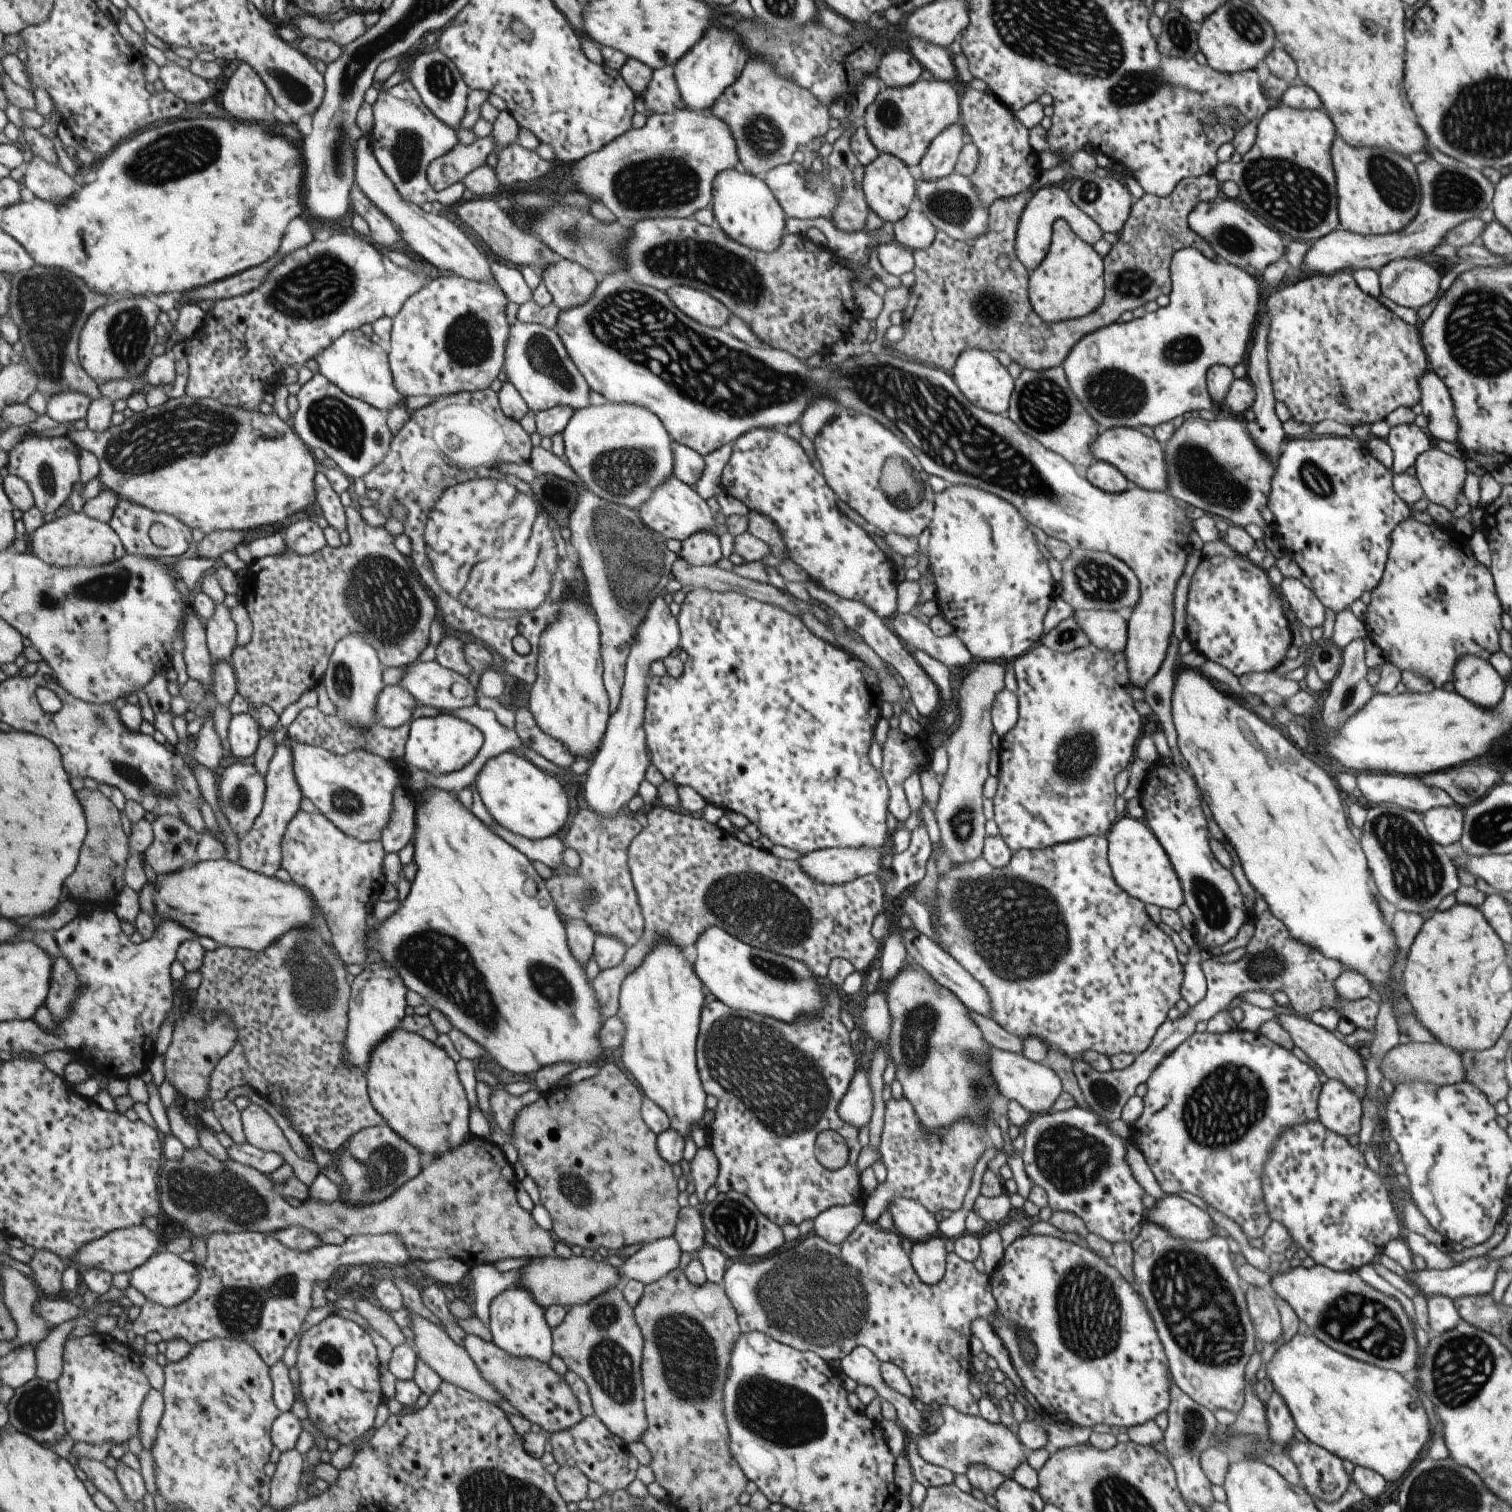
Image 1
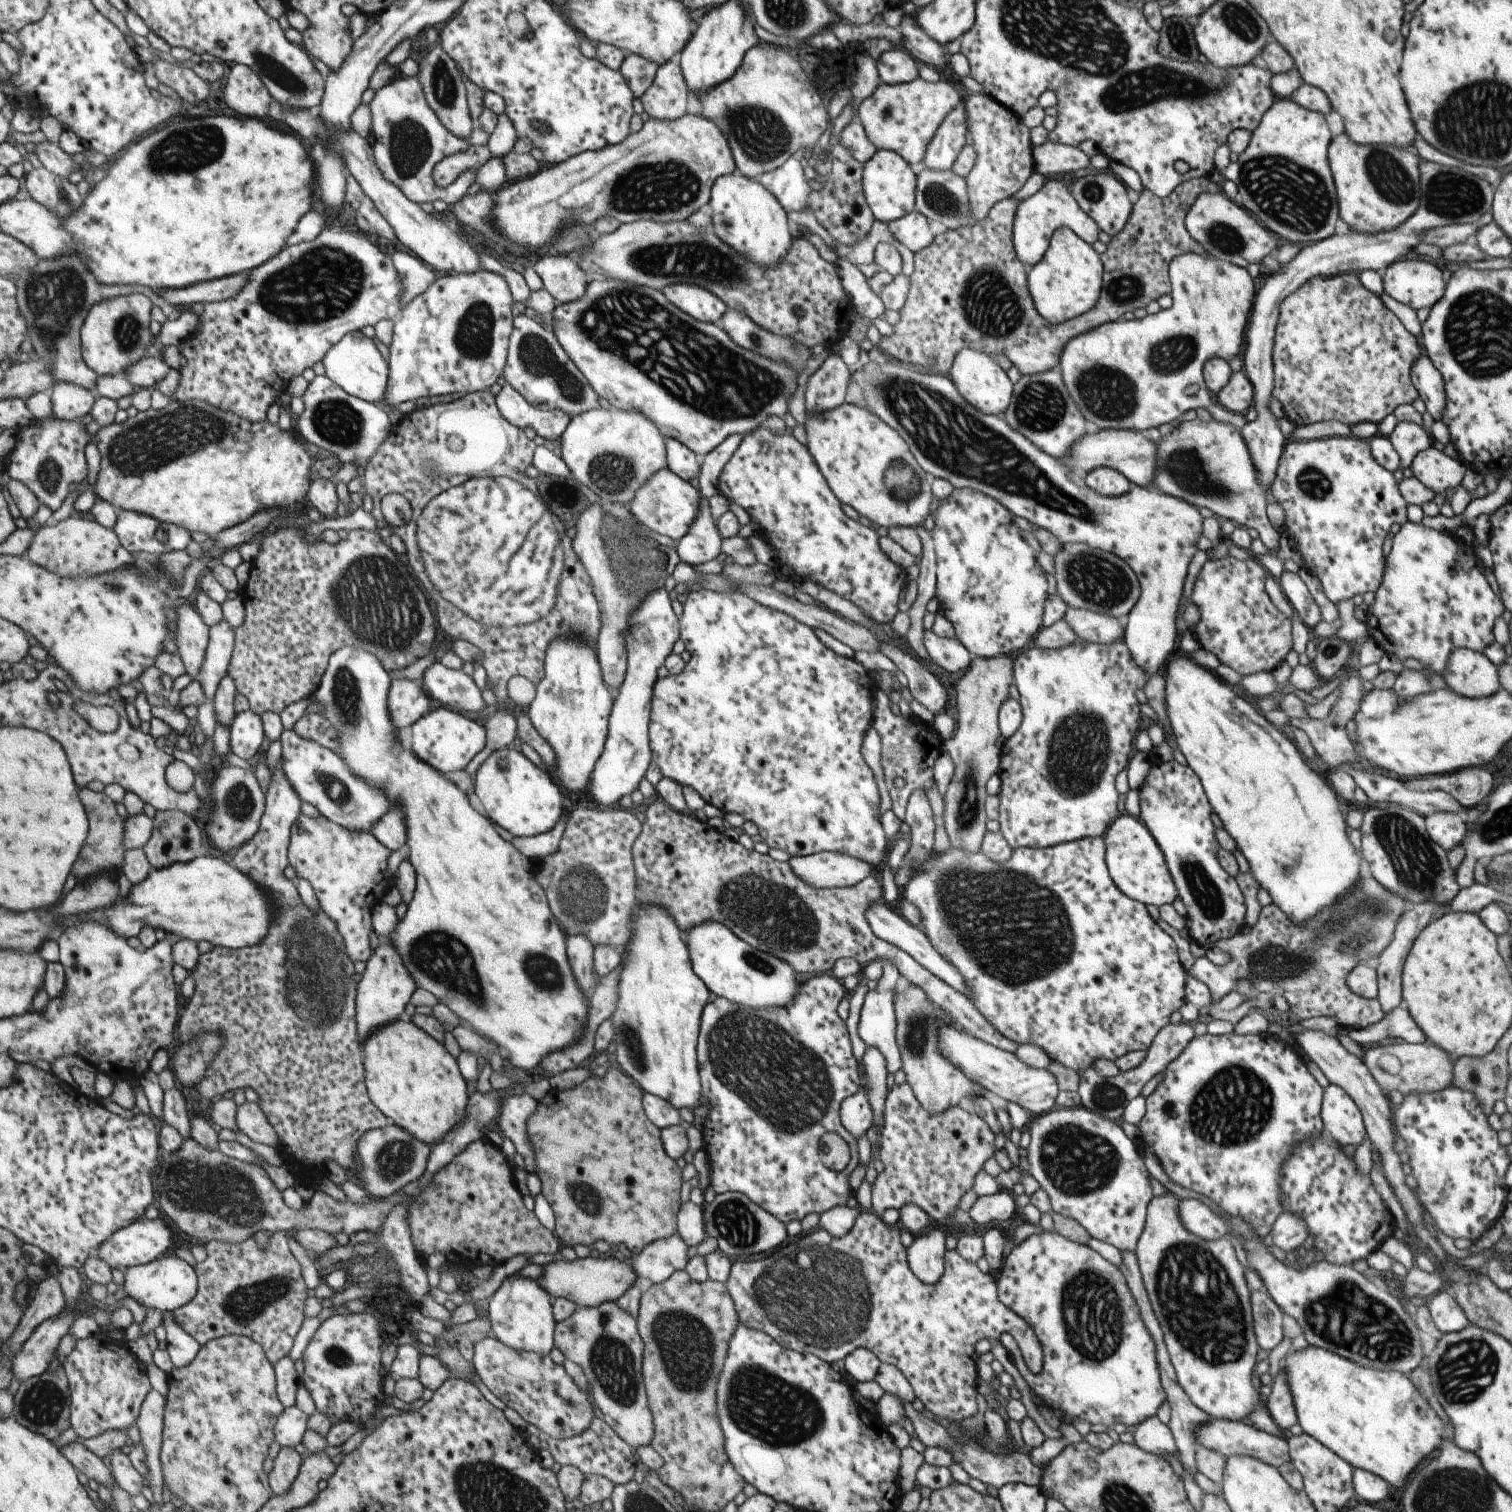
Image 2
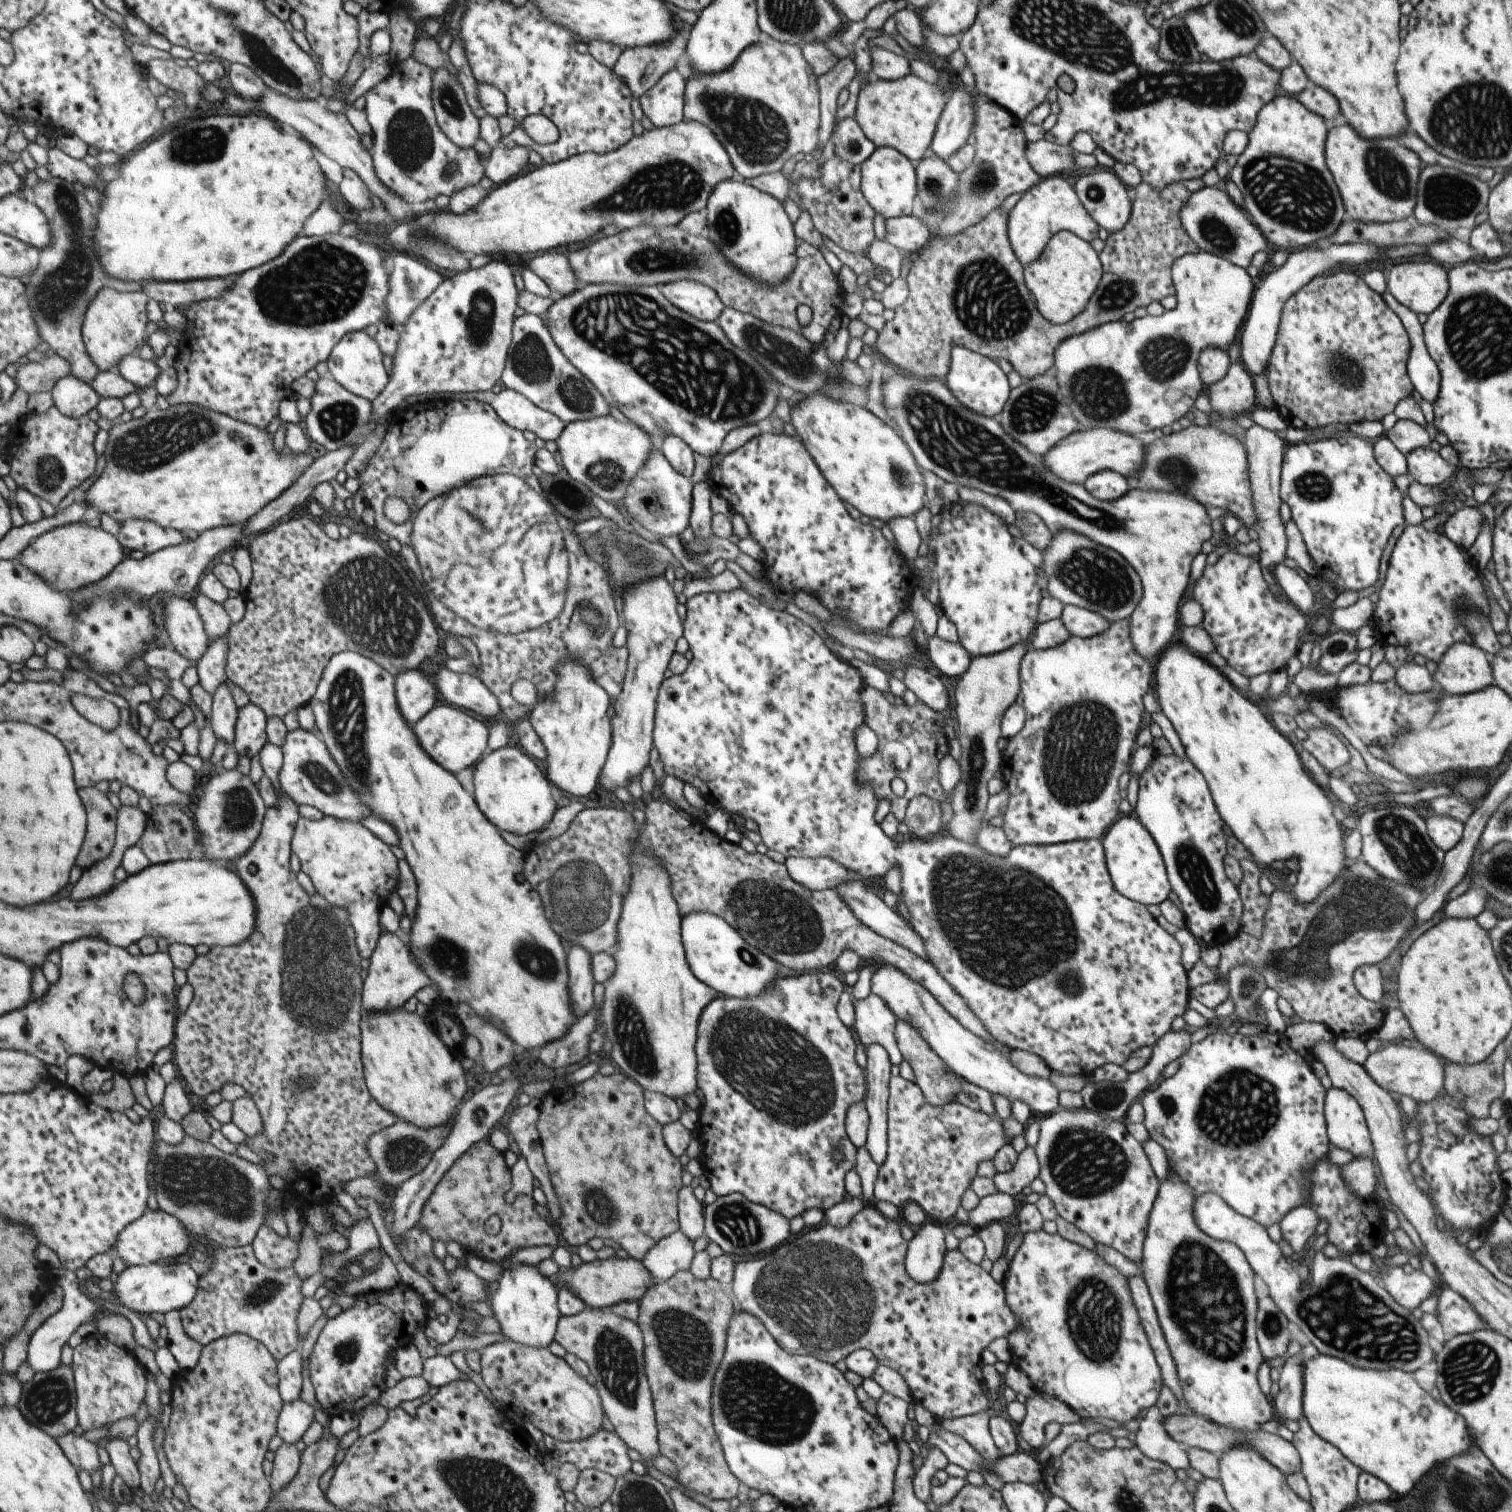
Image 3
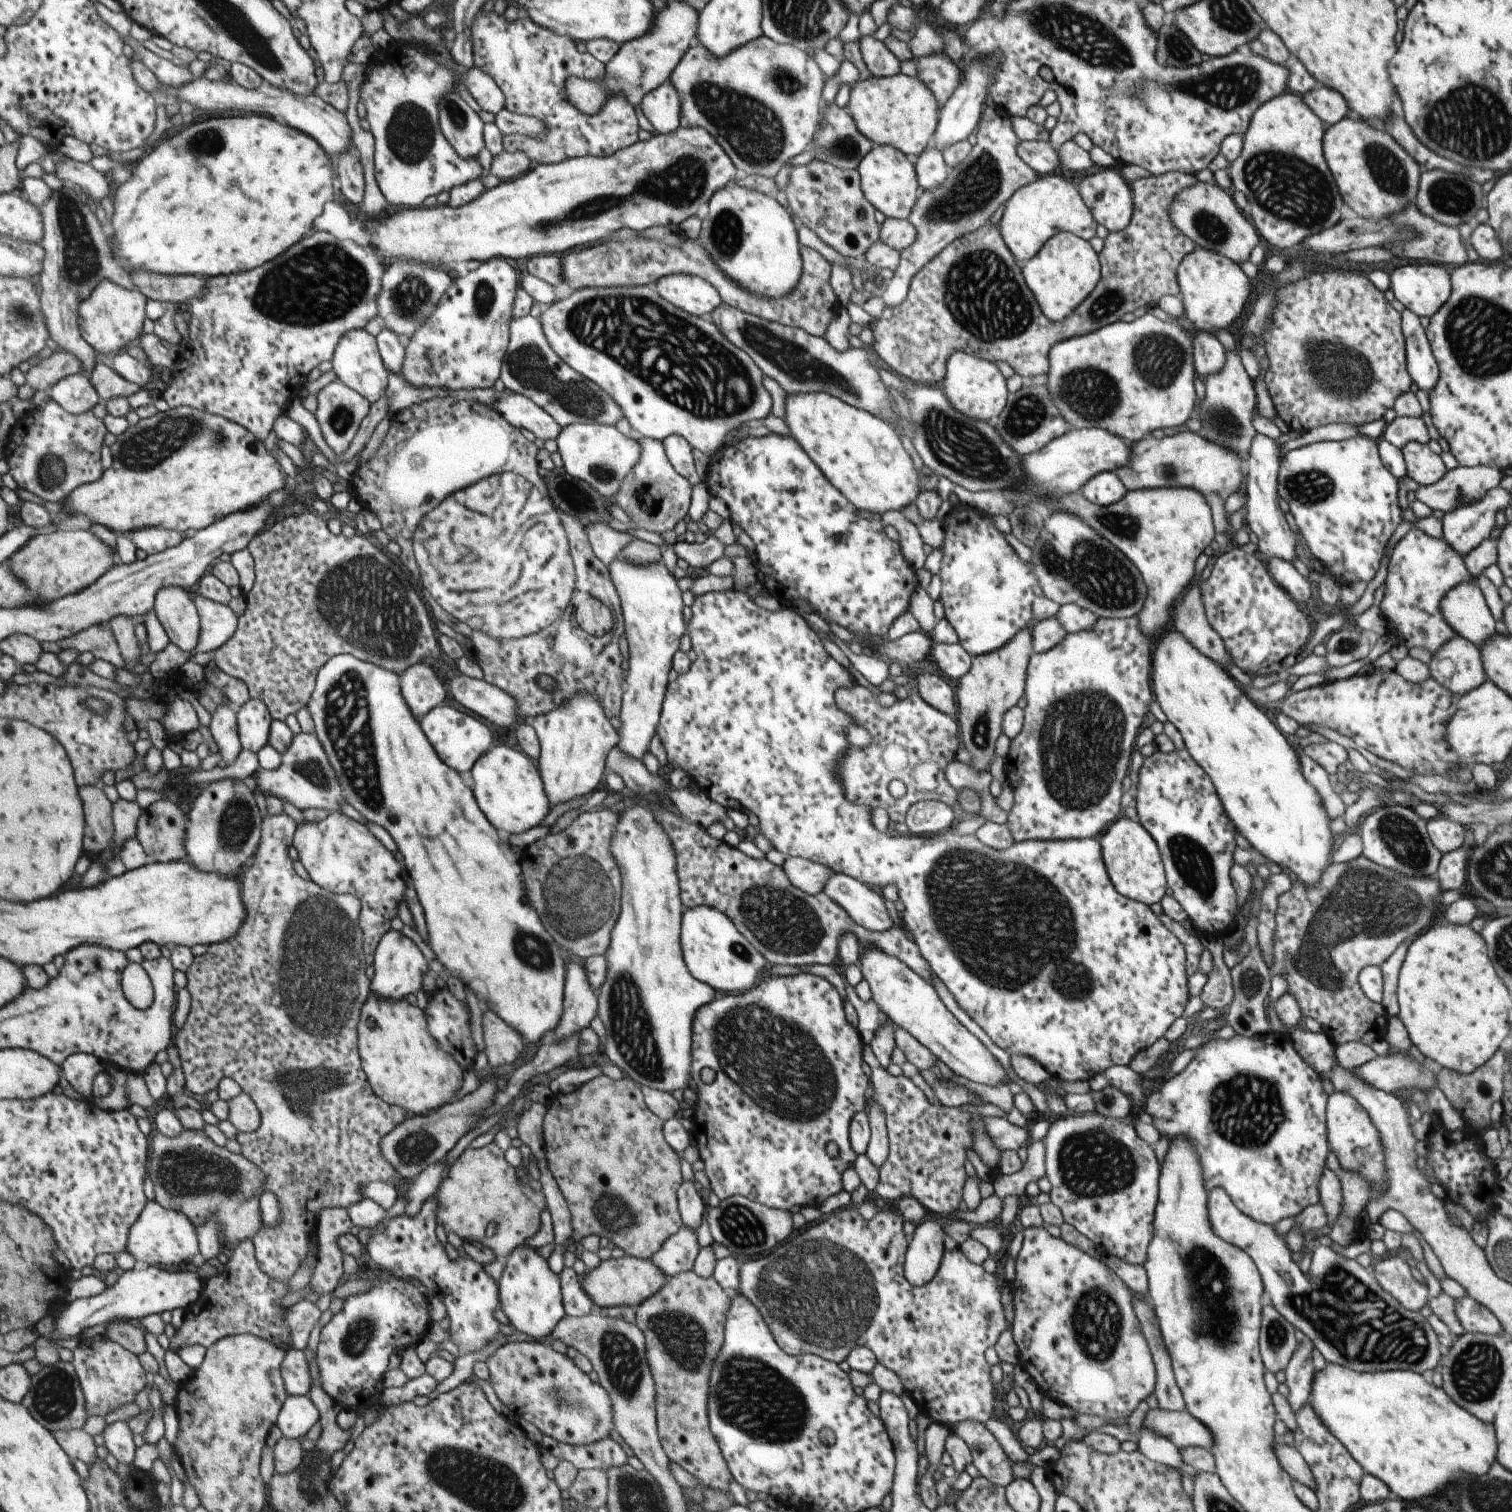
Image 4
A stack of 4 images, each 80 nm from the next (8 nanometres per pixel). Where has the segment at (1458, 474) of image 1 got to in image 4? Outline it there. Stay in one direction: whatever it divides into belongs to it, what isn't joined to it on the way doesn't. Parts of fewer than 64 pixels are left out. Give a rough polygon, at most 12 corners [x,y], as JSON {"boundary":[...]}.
{"boundary":[[1407,441],[1400,451],[1405,476],[1433,484],[1448,471],[1427,444]]}

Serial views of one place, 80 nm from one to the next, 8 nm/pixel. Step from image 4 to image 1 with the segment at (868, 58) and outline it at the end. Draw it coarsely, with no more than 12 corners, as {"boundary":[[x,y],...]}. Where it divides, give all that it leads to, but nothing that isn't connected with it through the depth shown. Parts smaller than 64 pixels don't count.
{"boundary":[[891,48],[874,71],[886,87],[913,84],[922,69],[911,53]]}

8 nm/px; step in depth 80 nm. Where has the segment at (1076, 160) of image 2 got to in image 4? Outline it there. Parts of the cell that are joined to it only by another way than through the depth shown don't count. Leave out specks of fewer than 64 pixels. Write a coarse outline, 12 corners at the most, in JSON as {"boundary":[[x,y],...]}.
{"boundary":[[1019,141],[1017,156],[1038,175],[1058,165],[1056,149],[1045,141]]}

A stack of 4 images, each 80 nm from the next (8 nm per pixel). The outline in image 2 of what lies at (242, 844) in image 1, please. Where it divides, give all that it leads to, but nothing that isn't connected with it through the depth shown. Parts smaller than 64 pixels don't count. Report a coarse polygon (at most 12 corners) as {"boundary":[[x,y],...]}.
{"boundary":[[281,762],[235,868],[275,906],[214,947],[178,1044],[199,1097],[252,1088],[295,1183],[357,1172],[371,1100],[356,961],[299,896]]}

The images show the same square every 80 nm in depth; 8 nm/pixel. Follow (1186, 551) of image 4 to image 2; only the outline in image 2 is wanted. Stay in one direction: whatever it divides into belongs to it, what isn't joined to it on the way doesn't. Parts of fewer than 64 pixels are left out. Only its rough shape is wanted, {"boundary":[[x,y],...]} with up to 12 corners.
{"boundary":[[850,374],[917,464],[1061,544],[1124,560],[1123,640],[1148,675],[1177,647],[1198,508],[1093,492],[944,376]]}

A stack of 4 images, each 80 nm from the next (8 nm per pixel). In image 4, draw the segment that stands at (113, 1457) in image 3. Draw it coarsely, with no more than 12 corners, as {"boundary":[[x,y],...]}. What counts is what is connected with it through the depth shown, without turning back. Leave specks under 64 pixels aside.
{"boundary":[[127,1421],[108,1424],[105,1446],[117,1462],[135,1460],[135,1433]]}

